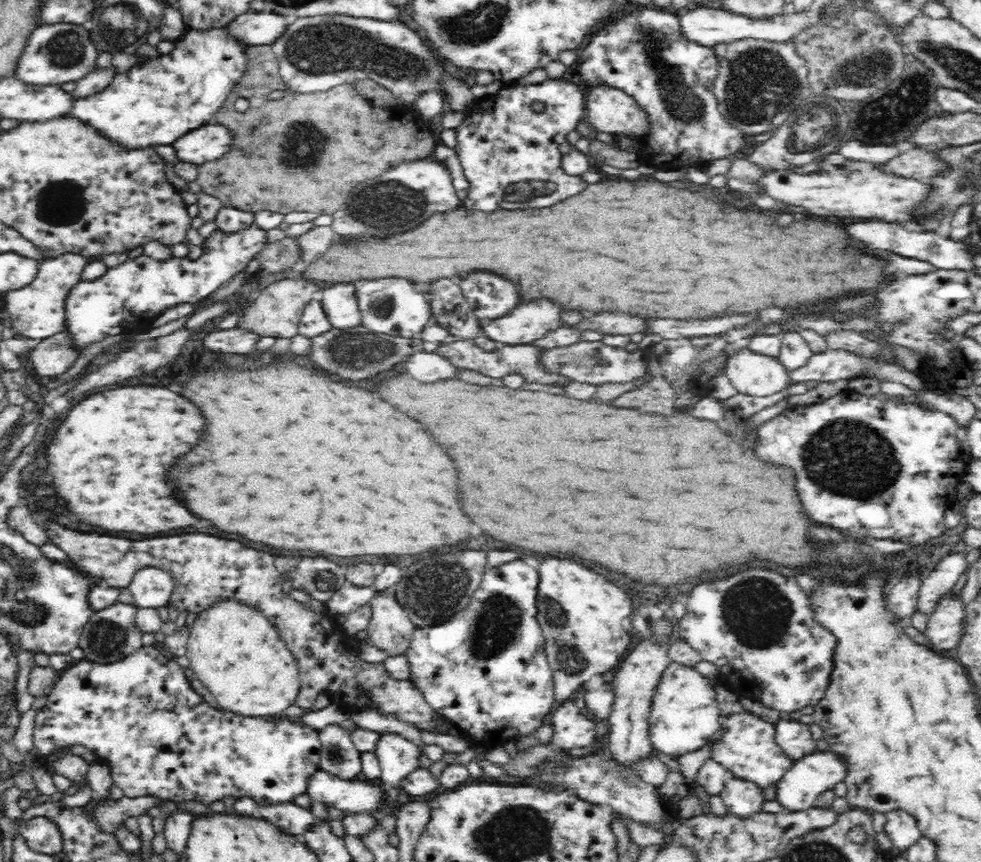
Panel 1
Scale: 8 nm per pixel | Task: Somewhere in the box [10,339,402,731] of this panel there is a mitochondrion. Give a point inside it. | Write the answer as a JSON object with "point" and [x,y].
{"point":[108,639]}

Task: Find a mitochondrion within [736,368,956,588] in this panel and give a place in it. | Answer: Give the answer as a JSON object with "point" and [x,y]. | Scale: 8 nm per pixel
{"point":[847,457]}

